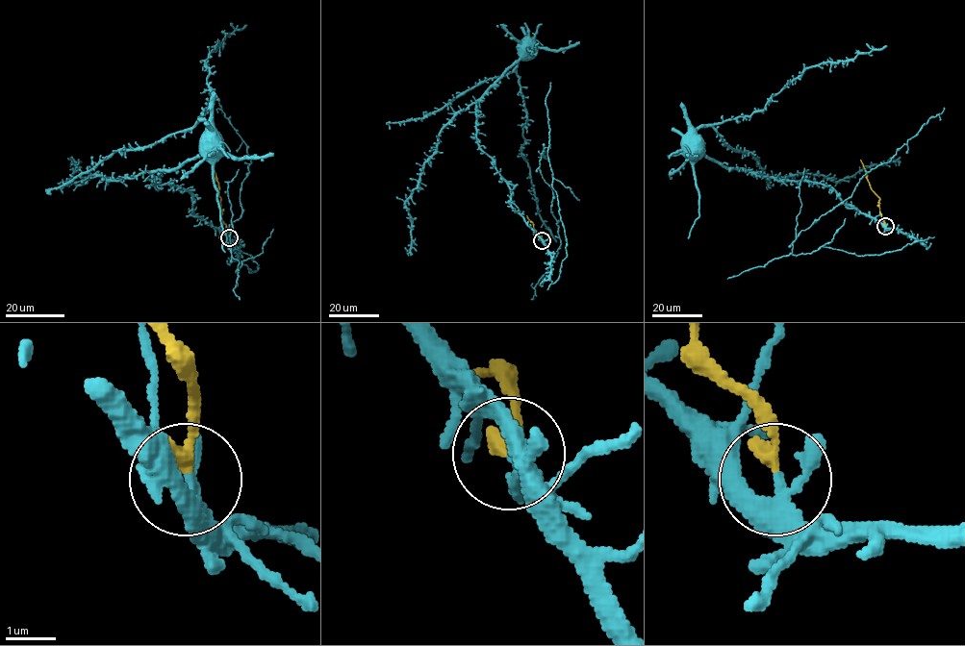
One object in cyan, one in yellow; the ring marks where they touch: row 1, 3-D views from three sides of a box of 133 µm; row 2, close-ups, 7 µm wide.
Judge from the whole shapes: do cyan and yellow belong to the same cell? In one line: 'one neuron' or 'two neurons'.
two neurons

